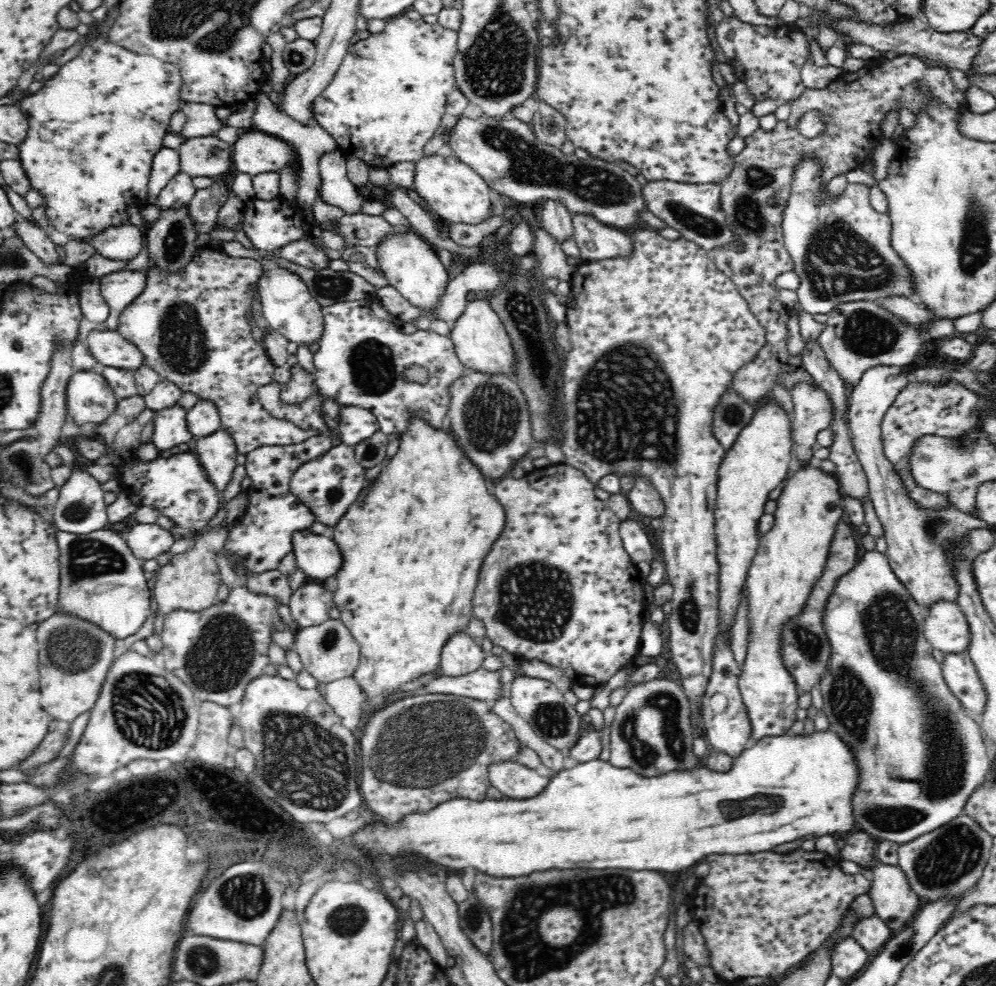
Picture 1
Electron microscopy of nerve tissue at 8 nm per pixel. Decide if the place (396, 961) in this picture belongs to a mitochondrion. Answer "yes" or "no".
no

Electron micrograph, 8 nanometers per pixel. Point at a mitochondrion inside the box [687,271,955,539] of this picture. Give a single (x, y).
(865, 333)

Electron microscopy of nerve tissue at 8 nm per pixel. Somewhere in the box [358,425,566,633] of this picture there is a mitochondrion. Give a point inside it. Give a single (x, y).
(371, 452)

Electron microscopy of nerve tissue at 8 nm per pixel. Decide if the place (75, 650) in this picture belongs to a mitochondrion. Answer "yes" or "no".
yes

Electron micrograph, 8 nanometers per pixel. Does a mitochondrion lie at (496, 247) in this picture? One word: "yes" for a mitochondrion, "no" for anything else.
yes

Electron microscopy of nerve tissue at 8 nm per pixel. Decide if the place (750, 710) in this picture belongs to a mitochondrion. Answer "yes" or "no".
no

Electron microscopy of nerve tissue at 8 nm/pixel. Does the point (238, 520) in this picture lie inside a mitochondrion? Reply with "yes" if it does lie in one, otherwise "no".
no

